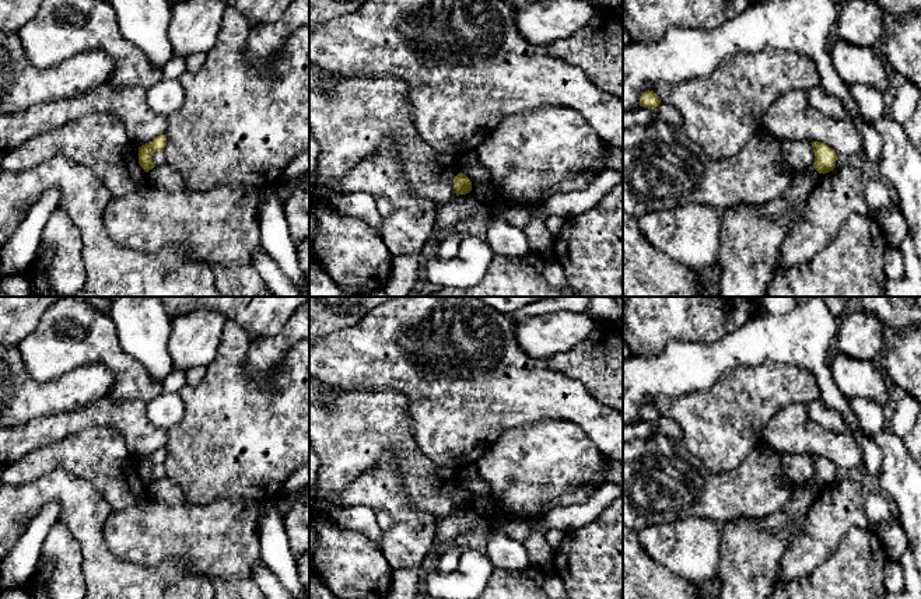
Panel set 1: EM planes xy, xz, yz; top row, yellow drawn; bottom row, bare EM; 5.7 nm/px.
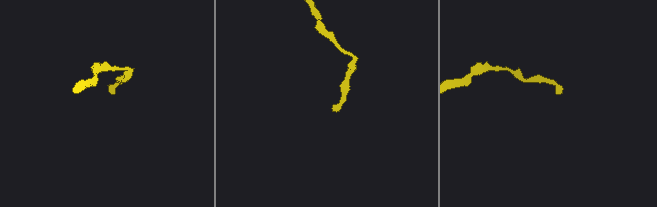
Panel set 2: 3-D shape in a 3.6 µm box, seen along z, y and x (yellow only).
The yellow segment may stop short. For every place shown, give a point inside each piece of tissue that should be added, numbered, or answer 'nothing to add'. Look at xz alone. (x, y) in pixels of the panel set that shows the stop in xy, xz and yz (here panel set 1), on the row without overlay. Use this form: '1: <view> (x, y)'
nothing to add

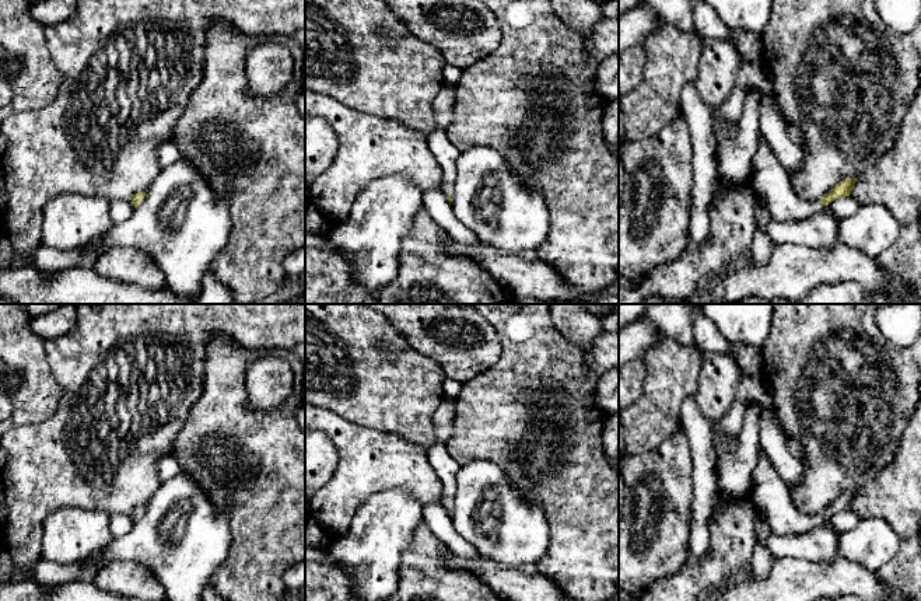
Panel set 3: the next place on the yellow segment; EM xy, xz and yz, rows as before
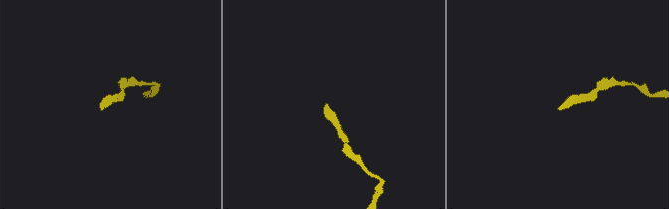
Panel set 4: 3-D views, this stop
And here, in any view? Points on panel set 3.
1: yz (770, 496)

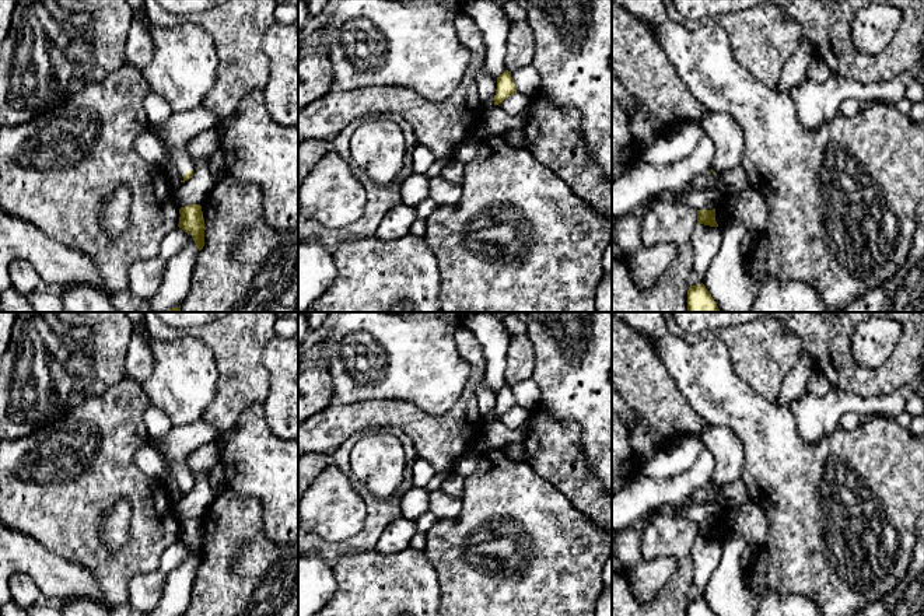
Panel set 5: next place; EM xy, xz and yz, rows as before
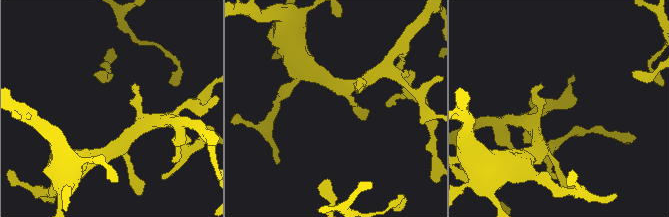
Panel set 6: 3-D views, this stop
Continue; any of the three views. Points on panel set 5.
1: xy (181, 441)

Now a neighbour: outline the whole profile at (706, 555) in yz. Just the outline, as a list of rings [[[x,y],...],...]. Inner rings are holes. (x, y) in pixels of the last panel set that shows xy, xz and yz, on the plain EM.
[[[697,538],[692,547],[693,587],[704,591],[707,582],[721,560],[721,542]]]

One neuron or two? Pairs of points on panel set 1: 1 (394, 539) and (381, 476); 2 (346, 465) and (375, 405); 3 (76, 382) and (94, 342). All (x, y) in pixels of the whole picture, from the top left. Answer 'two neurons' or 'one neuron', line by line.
1: one neuron
2: one neuron
3: two neurons

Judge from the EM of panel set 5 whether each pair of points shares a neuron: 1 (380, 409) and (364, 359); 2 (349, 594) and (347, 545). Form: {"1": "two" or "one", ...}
{"1": "two", "2": "two"}

